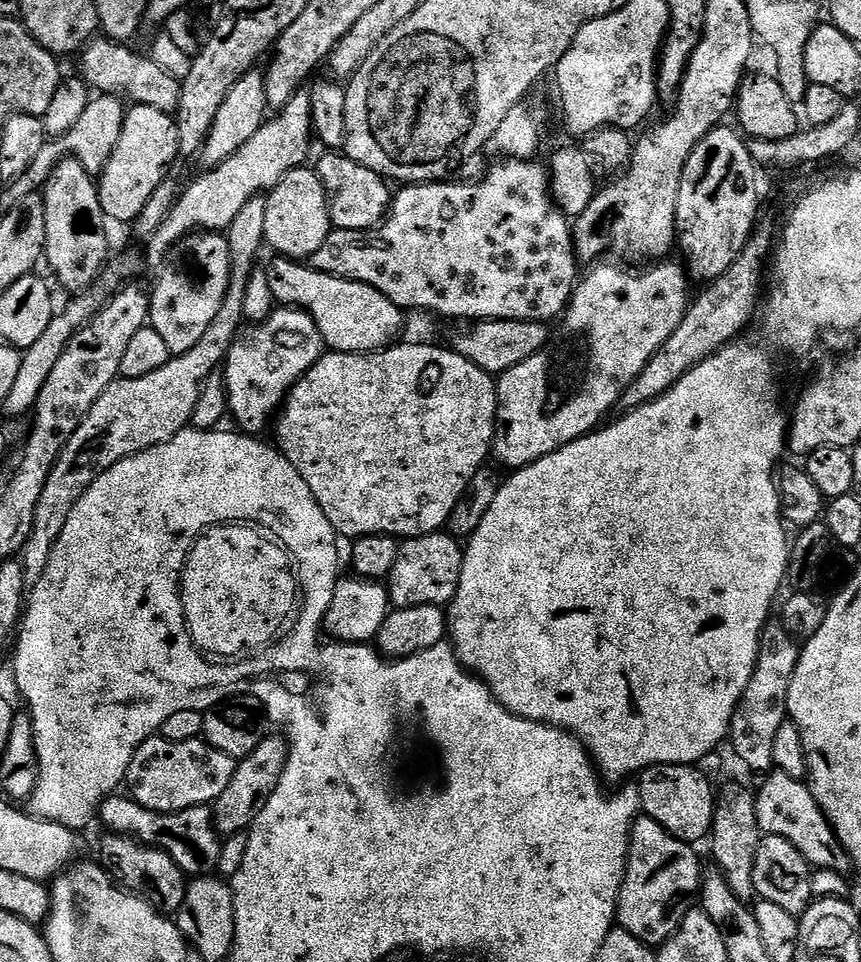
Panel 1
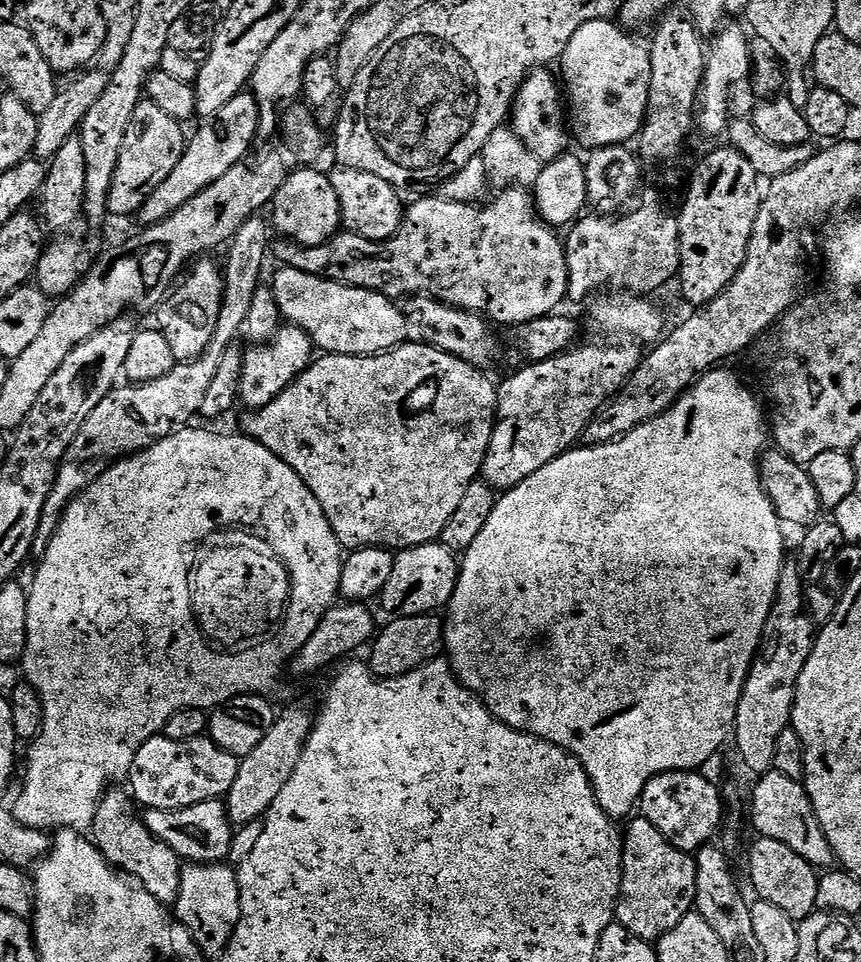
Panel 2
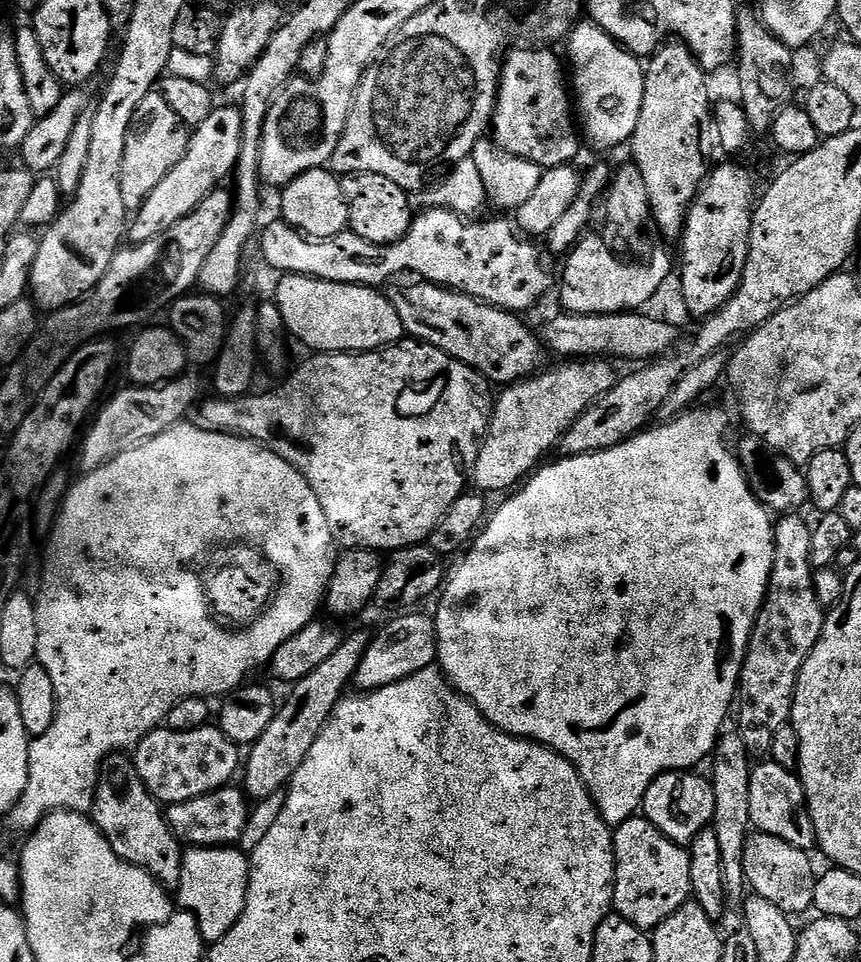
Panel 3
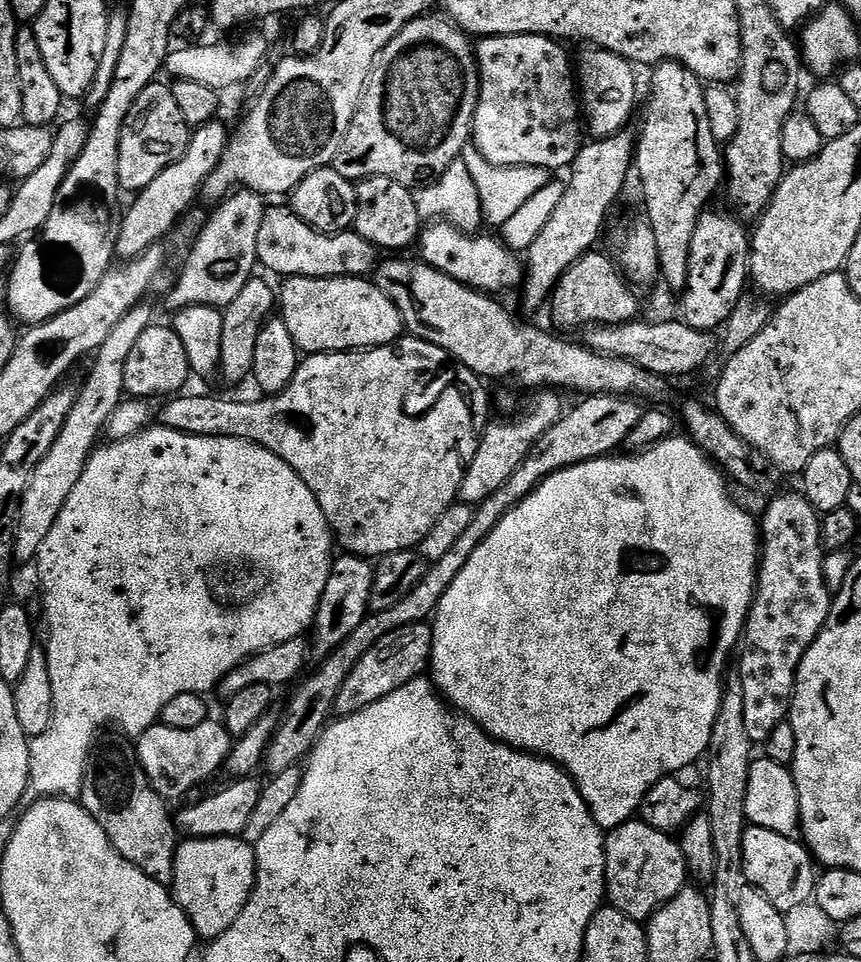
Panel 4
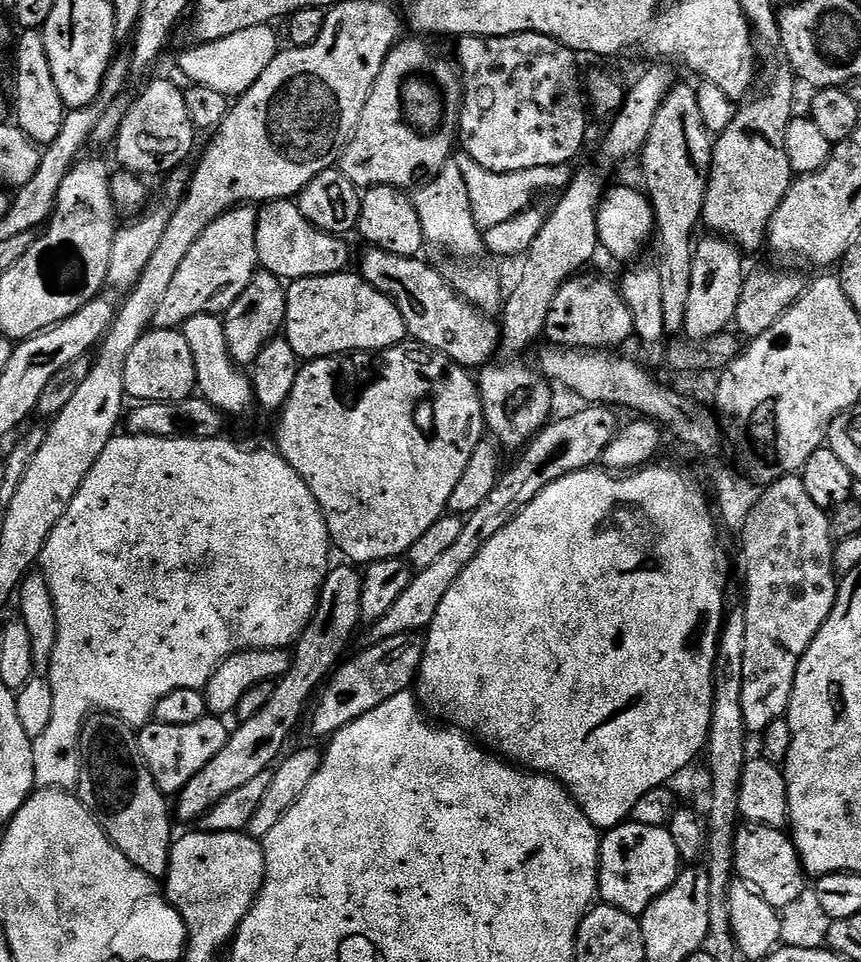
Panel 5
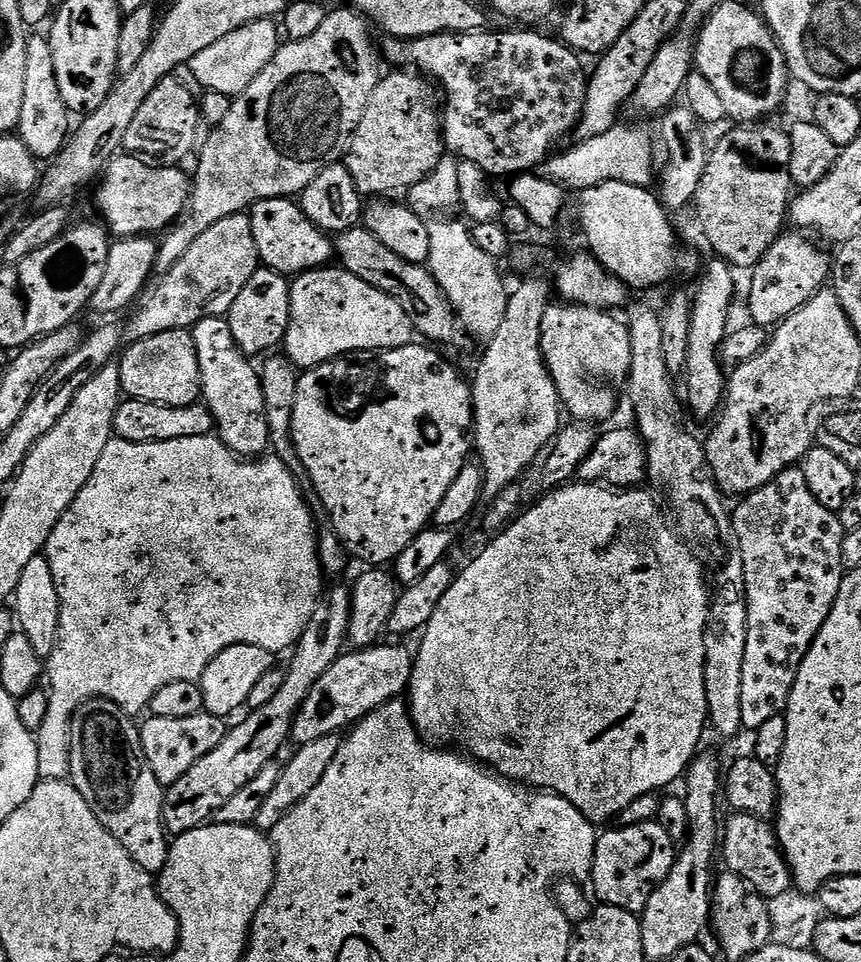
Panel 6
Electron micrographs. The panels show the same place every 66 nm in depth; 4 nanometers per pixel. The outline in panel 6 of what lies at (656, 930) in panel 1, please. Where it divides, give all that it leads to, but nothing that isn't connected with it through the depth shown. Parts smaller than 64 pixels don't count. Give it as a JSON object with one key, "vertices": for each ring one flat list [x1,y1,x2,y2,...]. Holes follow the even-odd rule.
{"vertices":[[658,822,612,827,604,830,609,832,599,833,590,883,600,904,639,914,644,911,646,902,650,902,650,894,654,894,659,884,666,882,676,861,678,845]]}

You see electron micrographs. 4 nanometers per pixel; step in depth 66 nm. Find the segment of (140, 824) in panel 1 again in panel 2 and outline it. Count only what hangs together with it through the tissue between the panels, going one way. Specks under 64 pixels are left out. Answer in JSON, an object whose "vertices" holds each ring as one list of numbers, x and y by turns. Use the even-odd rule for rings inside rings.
{"vertices":[[223,799,198,802,194,806,186,806,182,810,154,810,149,808,143,813,142,819,144,825,154,834,154,838,166,842,166,846,170,846,174,850,174,854,180,856,181,861,194,864,218,864,228,860,234,835,234,825,228,817,228,806]]}

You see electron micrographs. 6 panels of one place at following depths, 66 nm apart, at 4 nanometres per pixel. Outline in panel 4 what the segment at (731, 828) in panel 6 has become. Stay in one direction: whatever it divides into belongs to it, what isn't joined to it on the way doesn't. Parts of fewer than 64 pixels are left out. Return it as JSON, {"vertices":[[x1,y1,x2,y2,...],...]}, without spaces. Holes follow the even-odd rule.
{"vertices":[[750,826,742,834,742,866,745,881,779,912,789,912,794,906,802,906,802,902,813,899,818,868,812,853,800,840,774,834,774,830]]}

